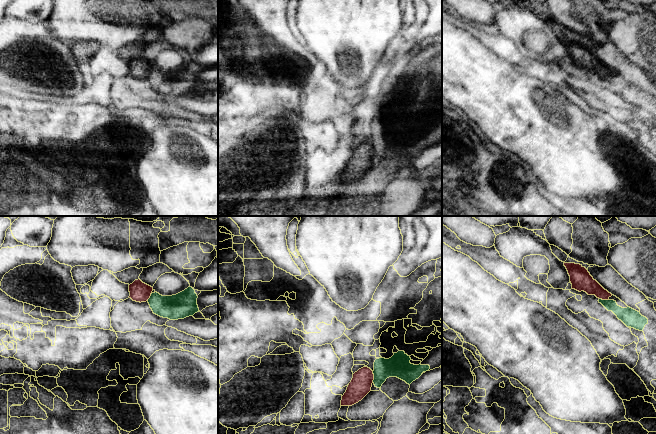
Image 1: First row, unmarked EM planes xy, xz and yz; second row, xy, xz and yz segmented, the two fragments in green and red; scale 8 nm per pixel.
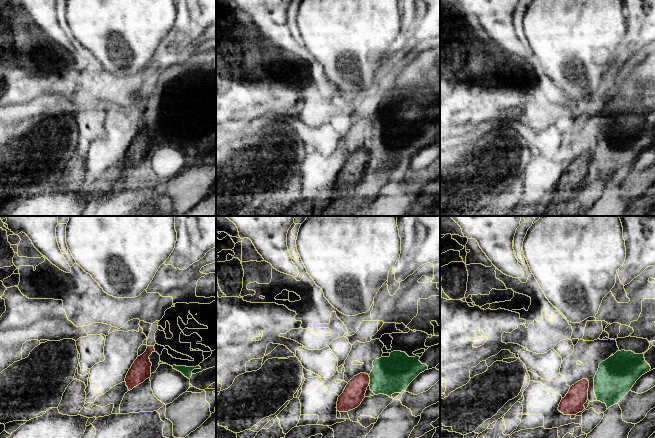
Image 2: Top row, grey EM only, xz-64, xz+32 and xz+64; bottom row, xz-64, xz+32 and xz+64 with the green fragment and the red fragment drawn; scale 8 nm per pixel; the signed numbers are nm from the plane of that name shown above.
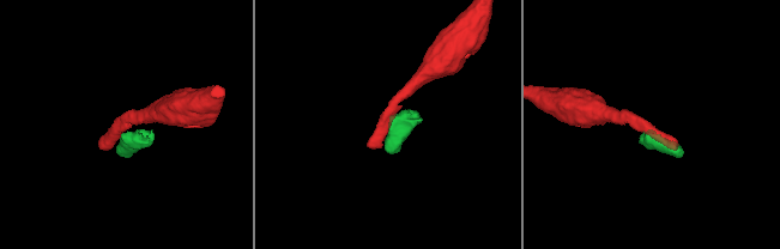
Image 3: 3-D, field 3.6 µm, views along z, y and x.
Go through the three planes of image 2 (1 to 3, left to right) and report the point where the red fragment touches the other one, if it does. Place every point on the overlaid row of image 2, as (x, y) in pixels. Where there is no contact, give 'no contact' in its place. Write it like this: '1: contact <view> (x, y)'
1: no contact
2: contact xz+32 (370, 379)
3: no contact

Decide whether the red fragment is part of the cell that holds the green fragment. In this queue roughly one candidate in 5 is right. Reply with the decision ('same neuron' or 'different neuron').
different neuron

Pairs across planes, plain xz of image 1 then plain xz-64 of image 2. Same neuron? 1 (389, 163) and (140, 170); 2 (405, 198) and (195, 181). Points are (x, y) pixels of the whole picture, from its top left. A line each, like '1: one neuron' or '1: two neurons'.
1: one neuron
2: one neuron

